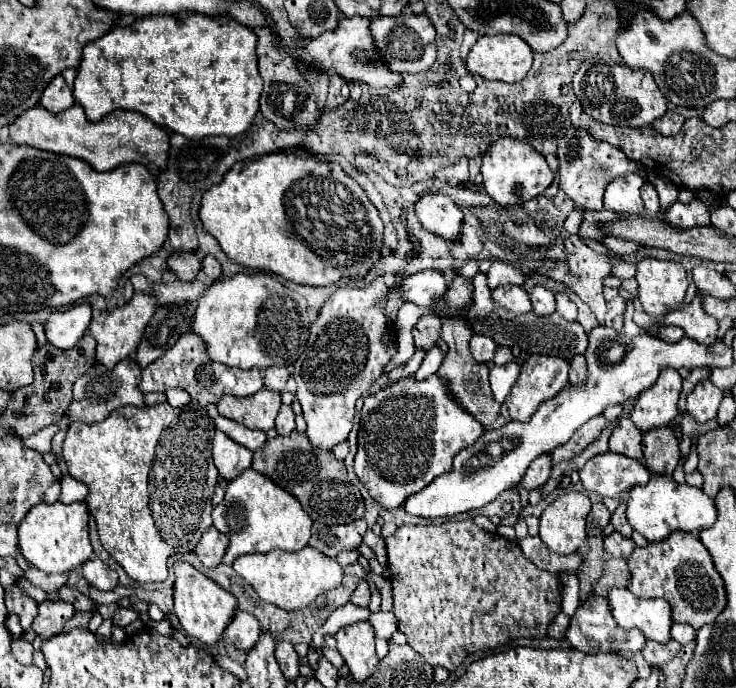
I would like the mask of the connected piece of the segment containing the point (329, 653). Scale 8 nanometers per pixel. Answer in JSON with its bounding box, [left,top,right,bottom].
[323,636,345,668]

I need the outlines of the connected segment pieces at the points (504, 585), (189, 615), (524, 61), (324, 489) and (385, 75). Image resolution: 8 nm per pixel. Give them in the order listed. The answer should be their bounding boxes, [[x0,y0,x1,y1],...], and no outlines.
[[385,520,561,672],[175,562,237,644],[467,36,533,82],[253,430,365,524],[297,16,401,88]]

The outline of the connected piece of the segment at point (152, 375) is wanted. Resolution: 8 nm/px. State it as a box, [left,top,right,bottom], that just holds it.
[141,332,263,406]

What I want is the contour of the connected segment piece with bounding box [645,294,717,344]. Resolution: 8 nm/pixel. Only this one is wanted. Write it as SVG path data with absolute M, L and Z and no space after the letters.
M699 294L693 298L691 304L673 310L671 314L663 316L657 324L651 324L645 330L651 336L659 336L659 330L663 326L679 326L679 328L685 330L687 338L695 338L697 342L711 344L711 342L717 340L717 322L715 322L715 318L711 318L703 312Z

